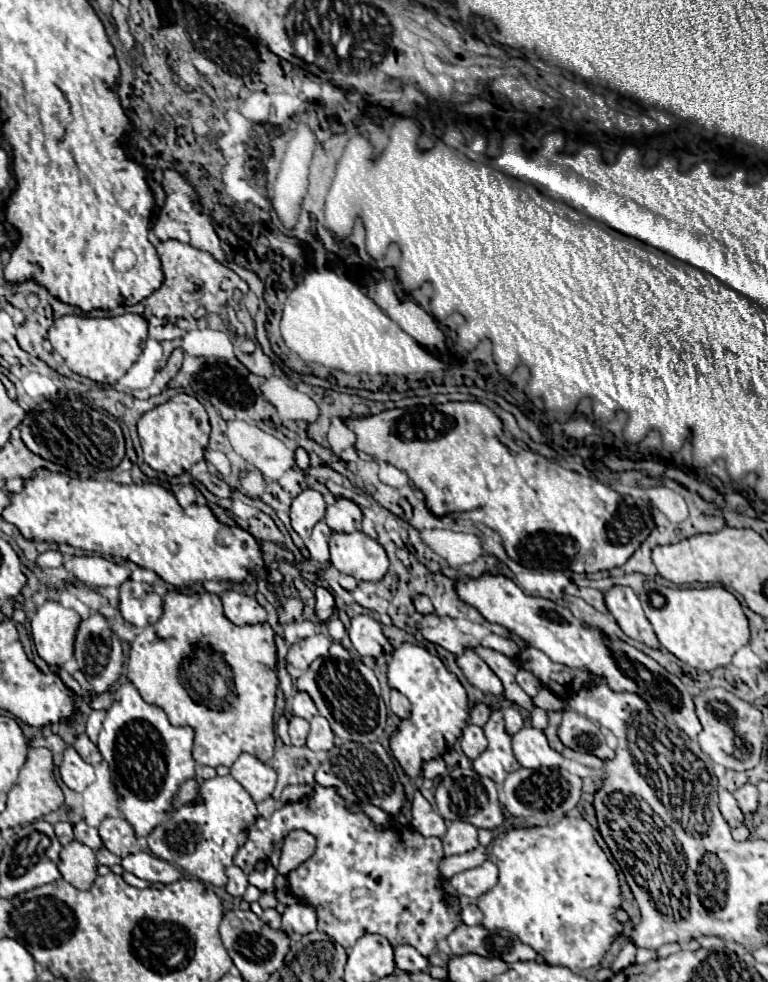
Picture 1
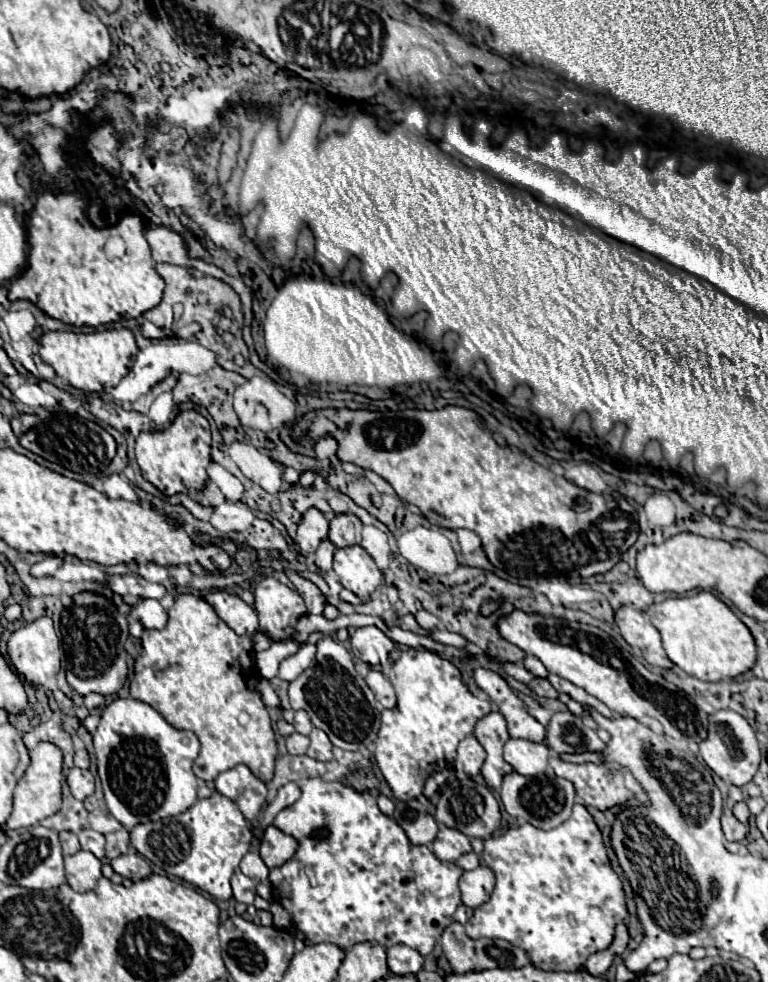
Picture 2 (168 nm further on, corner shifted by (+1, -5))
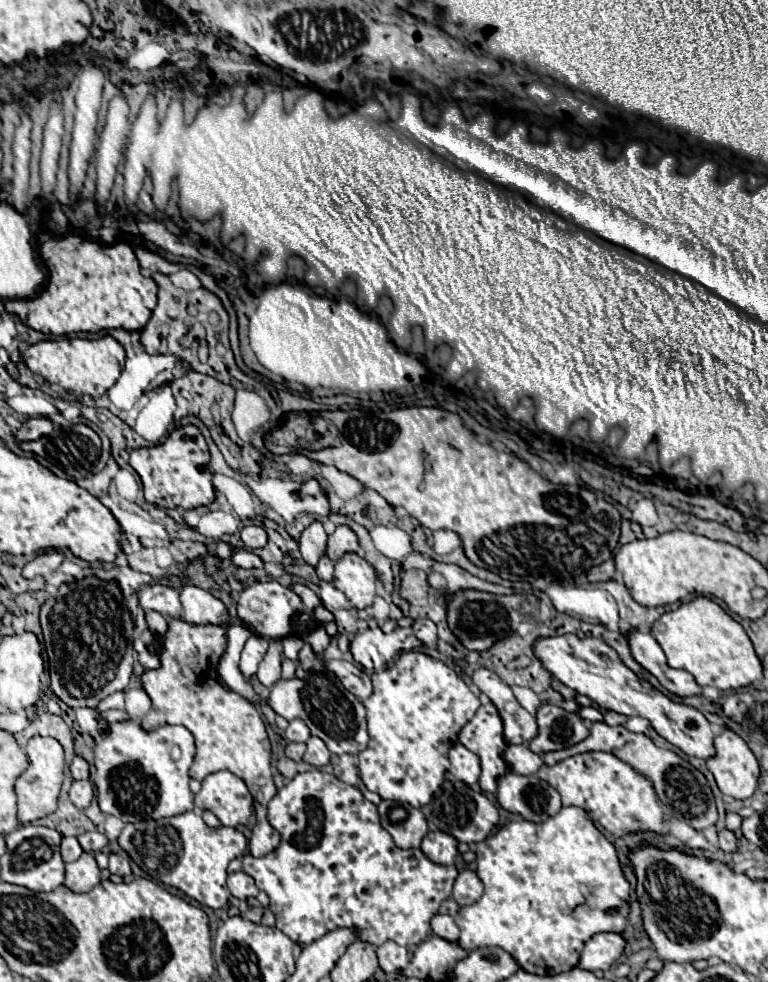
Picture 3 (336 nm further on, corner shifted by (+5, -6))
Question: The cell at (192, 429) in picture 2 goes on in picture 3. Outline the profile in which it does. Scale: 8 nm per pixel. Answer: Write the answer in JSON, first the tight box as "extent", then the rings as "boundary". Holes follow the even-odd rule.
{"extent":[129,424,215,510],"boundary":[[[193,424],[175,428],[163,444],[151,448],[135,448],[131,452],[129,464],[139,474],[145,490],[147,502],[159,508],[183,508],[191,510],[197,506],[207,506],[215,498],[215,488],[211,484],[211,472],[207,470],[209,464],[209,450],[201,430]]]}

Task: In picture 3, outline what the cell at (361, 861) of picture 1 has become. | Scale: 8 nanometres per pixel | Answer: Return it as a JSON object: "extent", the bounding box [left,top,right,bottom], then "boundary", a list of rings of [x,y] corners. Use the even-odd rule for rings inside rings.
{"extent":[243,770,459,948],"boundary":[[[321,770],[303,772],[297,774],[285,788],[281,788],[275,794],[275,798],[269,802],[267,820],[281,834],[281,844],[277,850],[273,850],[263,858],[253,858],[251,854],[247,854],[243,858],[243,870],[249,876],[253,876],[259,888],[267,892],[271,900],[269,910],[277,918],[275,926],[283,934],[287,934],[293,942],[311,944],[331,930],[349,928],[357,934],[357,938],[373,946],[381,946],[387,940],[395,940],[399,946],[415,948],[431,934],[431,918],[439,912],[441,902],[451,896],[453,882],[459,872],[455,866],[433,864],[419,848],[415,850],[397,848],[395,842],[391,840],[391,834],[379,822],[377,806],[365,800],[361,790]],[[321,808],[325,814],[323,832],[321,832]]]}

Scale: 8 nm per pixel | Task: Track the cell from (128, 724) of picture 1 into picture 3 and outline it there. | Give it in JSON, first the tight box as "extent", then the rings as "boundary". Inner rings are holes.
{"extent":[95,720,195,822],"boundary":[[[123,720],[123,722],[109,724],[107,732],[103,732],[103,738],[95,744],[95,786],[97,786],[99,808],[105,814],[117,816],[123,822],[139,822],[139,820],[147,820],[147,818],[159,820],[159,818],[169,818],[169,816],[177,816],[177,814],[193,810],[193,792],[189,788],[189,766],[193,762],[193,756],[195,756],[195,740],[193,740],[193,734],[185,726],[169,726],[169,724],[165,724],[165,726],[159,726],[157,730],[143,730],[141,722],[137,722],[137,720]]]}

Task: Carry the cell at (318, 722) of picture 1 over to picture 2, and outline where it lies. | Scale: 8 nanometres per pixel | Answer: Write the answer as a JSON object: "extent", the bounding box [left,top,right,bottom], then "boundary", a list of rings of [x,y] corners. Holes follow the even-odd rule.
{"extent":[307,729,333,761],"boundary":[[[313,729],[311,735],[309,735],[309,739],[311,739],[311,745],[307,749],[307,755],[311,759],[317,759],[317,761],[331,761],[333,759],[333,753],[331,753],[333,745],[331,745],[329,737],[325,735],[325,731]]]}

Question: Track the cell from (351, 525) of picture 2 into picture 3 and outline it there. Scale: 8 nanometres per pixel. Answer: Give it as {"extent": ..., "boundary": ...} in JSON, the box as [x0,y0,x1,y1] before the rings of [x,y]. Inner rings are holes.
{"extent":[327,526,359,560],"boundary":[[[337,526],[337,530],[329,536],[327,556],[331,560],[339,560],[347,552],[357,552],[357,548],[359,548],[357,534],[349,526]]]}

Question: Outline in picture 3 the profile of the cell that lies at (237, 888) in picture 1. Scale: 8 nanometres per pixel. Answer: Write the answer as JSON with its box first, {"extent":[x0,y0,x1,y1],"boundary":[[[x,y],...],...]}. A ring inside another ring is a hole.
{"extent":[227,872,259,900],"boundary":[[[233,872],[233,874],[229,874],[227,888],[239,900],[247,900],[247,898],[259,894],[259,888],[255,886],[255,880],[249,874],[245,874],[245,872]]]}

